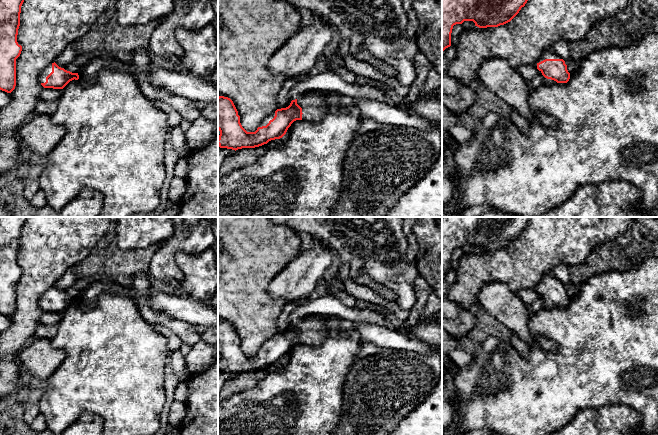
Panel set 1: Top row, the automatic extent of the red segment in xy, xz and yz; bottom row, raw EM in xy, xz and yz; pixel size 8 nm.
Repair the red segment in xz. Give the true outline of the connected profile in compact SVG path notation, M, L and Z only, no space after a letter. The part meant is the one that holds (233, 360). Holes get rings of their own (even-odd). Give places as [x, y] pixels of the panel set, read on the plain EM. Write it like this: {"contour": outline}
{"contour": "M310 315L292 324L288 331L278 332L267 340L255 356L247 356L240 347L240 340L233 325L218 321L218 354L220 372L238 374L255 372L271 364L282 362L296 344L318 346L328 336L331 317Z"}

